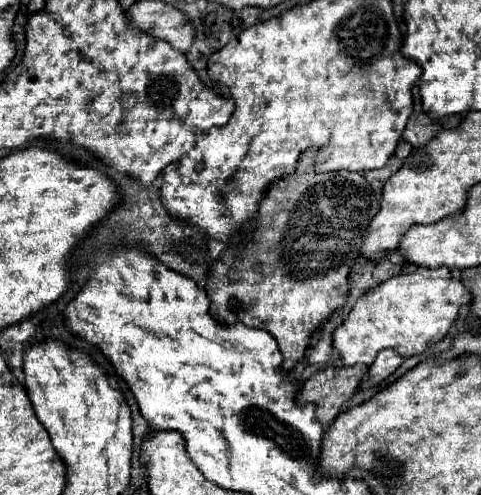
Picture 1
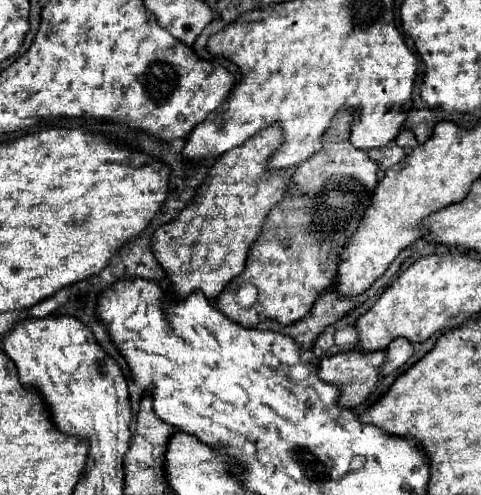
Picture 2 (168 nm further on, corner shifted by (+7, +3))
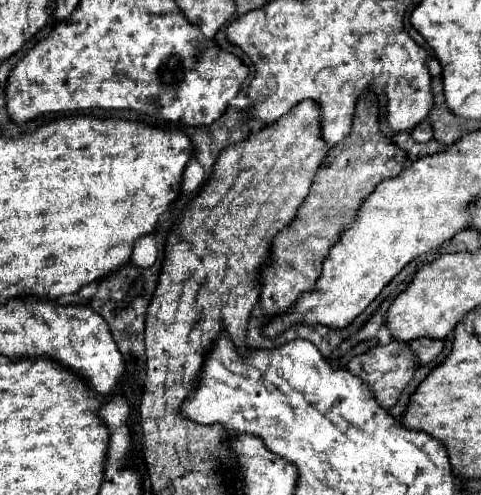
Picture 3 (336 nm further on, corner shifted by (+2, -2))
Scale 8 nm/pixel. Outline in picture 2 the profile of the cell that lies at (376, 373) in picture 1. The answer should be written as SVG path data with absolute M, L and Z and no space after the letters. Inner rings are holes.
M396 338L396 340L386 348L386 352L388 352L388 360L384 360L384 368L382 368L384 376L386 376L386 374L392 374L392 372L398 370L400 366L404 366L404 364L408 362L408 358L414 354L414 346L412 346L412 342L406 340L406 338Z

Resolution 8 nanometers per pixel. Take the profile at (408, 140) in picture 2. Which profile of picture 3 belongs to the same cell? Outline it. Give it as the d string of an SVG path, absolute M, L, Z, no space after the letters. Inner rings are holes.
M427 121L419 123L419 125L411 131L411 137L413 137L417 143L427 143L427 141L431 141L431 139L433 139L433 133L431 133L429 123L427 123Z

